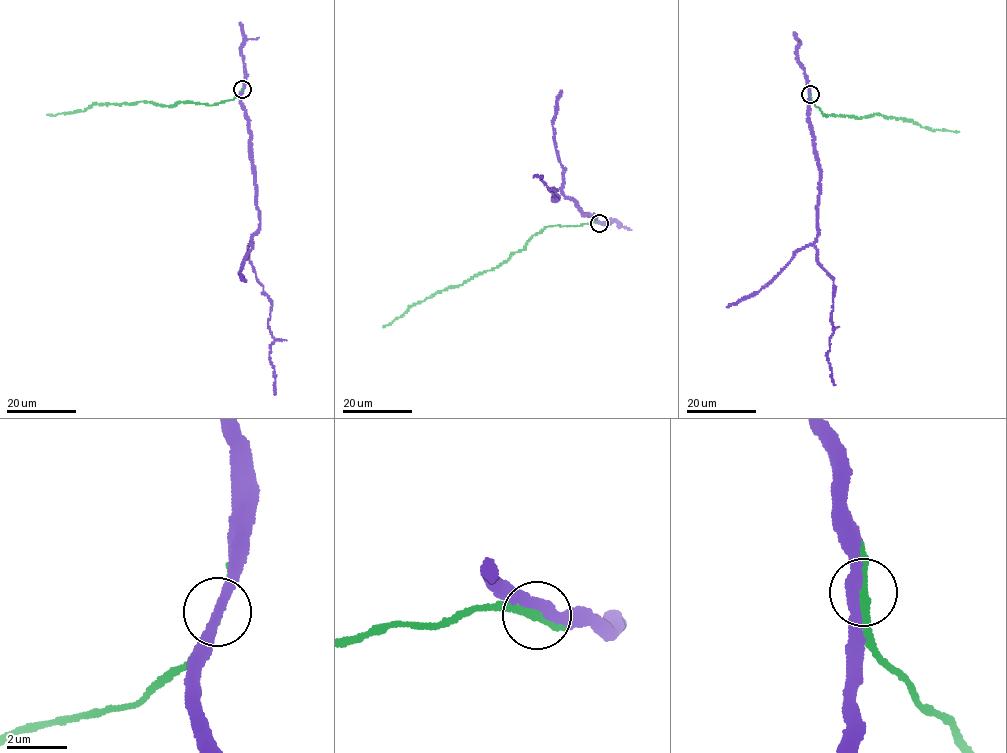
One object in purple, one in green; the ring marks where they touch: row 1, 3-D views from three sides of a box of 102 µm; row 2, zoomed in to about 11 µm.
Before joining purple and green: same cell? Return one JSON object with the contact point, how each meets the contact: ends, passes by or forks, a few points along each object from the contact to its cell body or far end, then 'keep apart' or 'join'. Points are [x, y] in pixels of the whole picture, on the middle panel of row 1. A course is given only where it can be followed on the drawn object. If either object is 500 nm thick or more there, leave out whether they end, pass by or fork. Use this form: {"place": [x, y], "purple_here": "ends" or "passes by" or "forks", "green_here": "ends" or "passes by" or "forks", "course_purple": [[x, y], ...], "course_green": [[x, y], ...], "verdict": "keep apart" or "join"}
{"place": [599, 223], "purple_here": "passes by", "green_here": "passes by", "course_purple": [[600, 223], [592, 214], [583, 214], [560, 188], [553, 188], [555, 201], [541, 175], [533, 177]], "course_green": [[600, 223], [548, 226], [506, 261], [459, 285], [438, 291], [383, 326]], "verdict": "join"}

